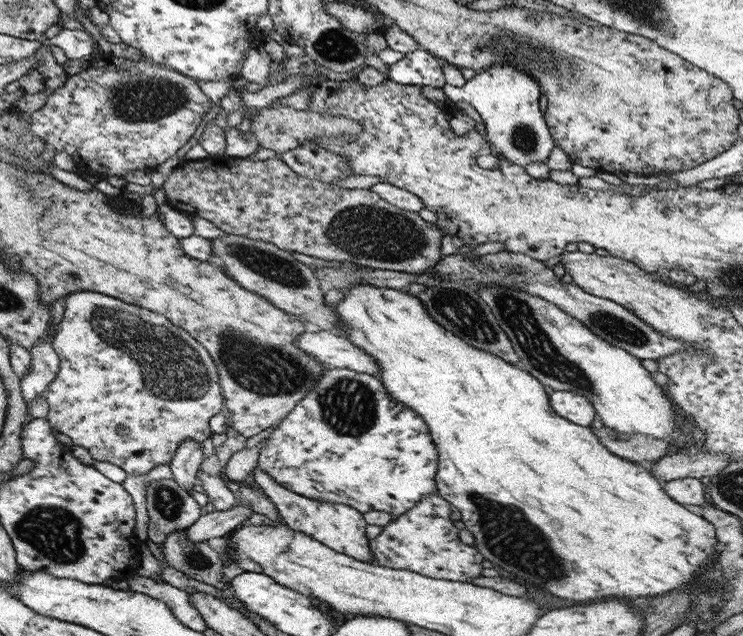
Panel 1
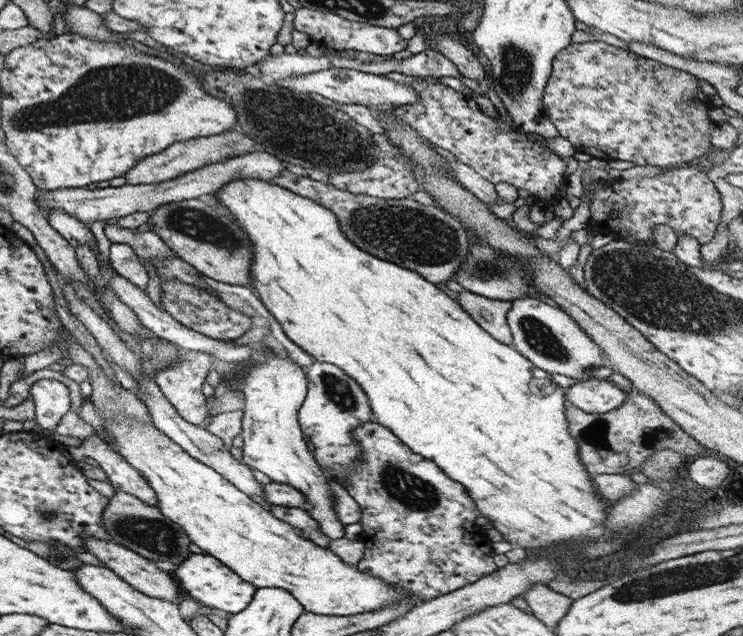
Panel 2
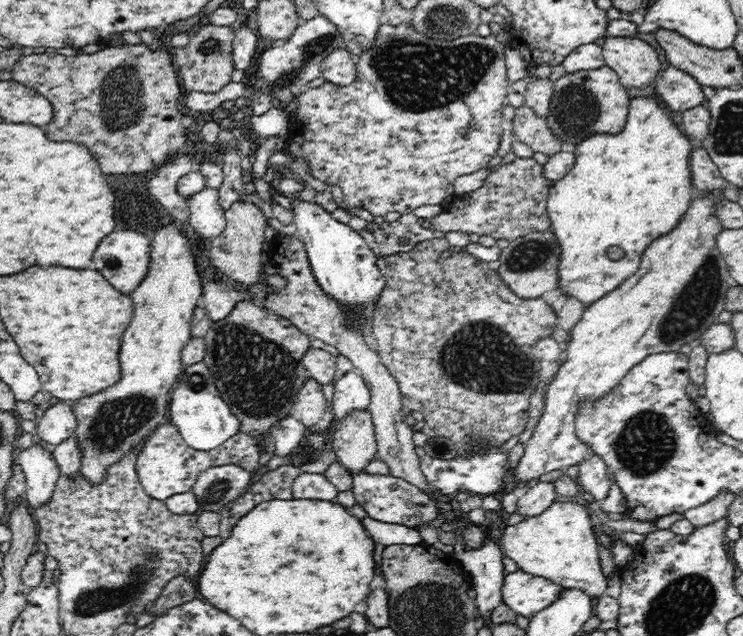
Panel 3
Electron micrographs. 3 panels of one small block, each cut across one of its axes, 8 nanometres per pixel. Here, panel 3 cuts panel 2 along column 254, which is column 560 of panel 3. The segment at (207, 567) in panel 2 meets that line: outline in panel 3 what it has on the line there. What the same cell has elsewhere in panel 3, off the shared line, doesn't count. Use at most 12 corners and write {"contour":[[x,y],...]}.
{"contour":[[524,571],[502,580],[502,603],[530,619],[564,587]]}

